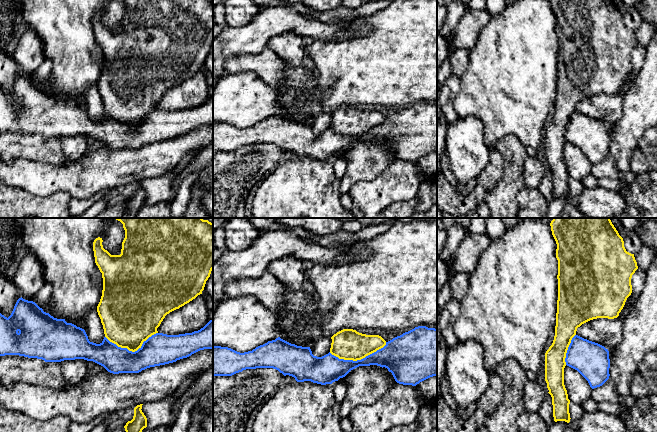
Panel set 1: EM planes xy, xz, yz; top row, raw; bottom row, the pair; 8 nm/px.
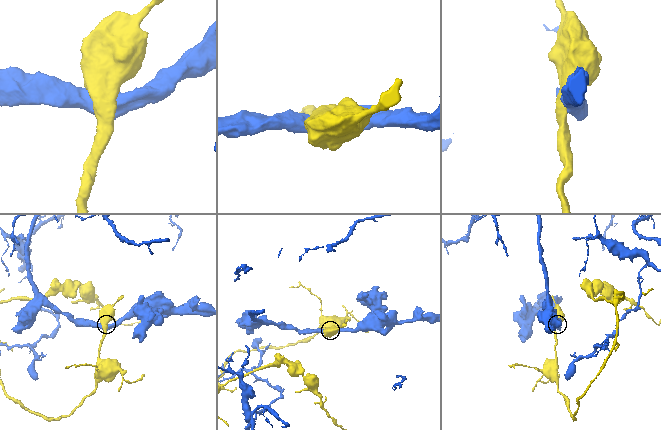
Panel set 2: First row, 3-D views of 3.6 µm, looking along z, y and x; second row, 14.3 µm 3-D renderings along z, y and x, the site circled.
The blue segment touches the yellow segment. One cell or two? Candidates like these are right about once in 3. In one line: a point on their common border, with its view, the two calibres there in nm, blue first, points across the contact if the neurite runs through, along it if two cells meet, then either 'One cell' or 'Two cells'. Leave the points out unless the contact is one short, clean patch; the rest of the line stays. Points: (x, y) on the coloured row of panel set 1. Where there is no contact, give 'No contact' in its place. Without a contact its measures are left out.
Touches blue at xz (358, 360). Thickness 220 nm (blue) against 260 nm. Two cells

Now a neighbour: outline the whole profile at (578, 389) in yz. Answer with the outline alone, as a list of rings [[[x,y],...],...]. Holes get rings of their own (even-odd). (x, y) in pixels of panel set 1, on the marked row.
[[[567,365],[564,368],[564,385],[572,403],[582,405],[591,397],[592,388],[588,381],[577,370]]]

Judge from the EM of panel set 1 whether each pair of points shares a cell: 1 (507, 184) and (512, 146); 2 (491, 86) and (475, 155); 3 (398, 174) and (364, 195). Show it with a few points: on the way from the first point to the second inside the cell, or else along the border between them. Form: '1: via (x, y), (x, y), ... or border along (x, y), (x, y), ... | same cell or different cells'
1: via (513, 175), (513, 155) | same cell
2: border along (460, 117), (480, 120), (488, 147) | different cells
3: via (390, 182), (380, 192), (372, 195) | same cell

